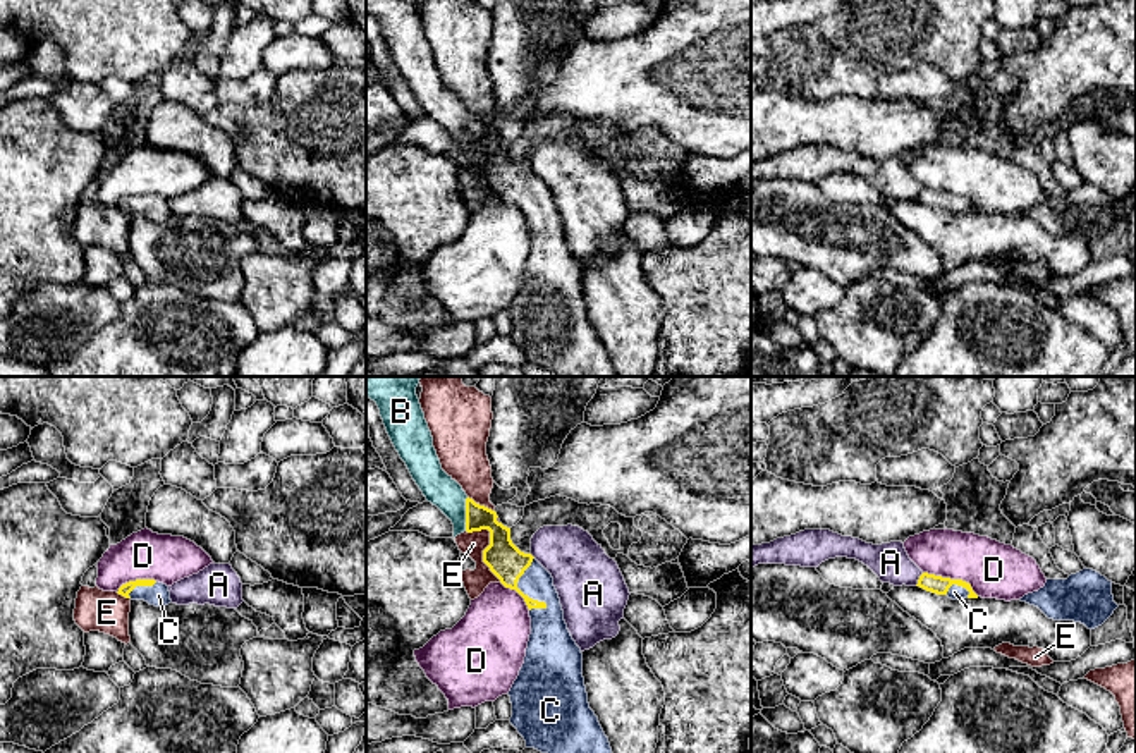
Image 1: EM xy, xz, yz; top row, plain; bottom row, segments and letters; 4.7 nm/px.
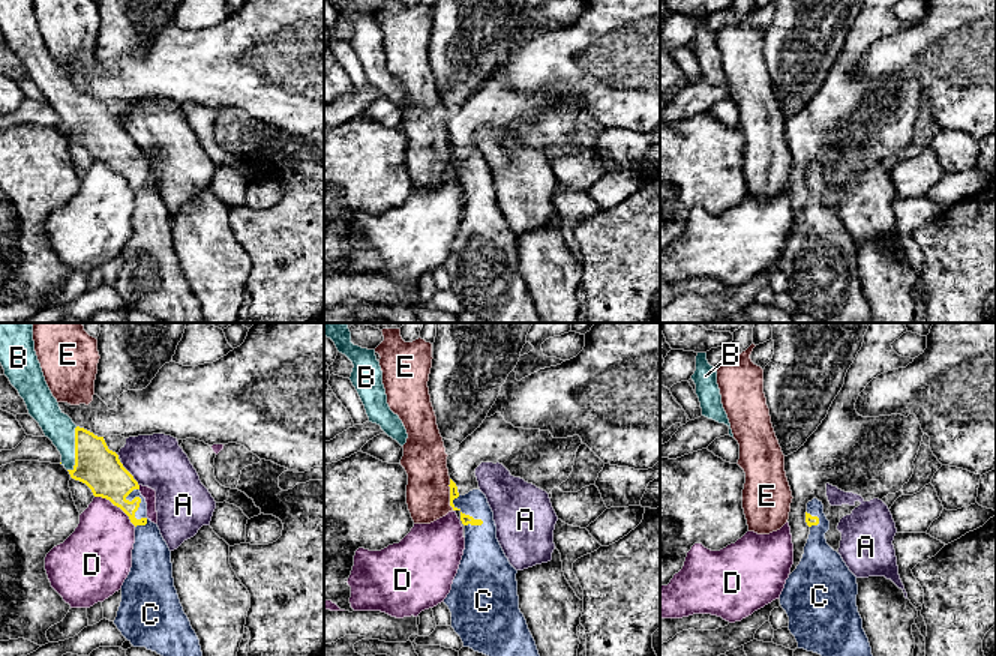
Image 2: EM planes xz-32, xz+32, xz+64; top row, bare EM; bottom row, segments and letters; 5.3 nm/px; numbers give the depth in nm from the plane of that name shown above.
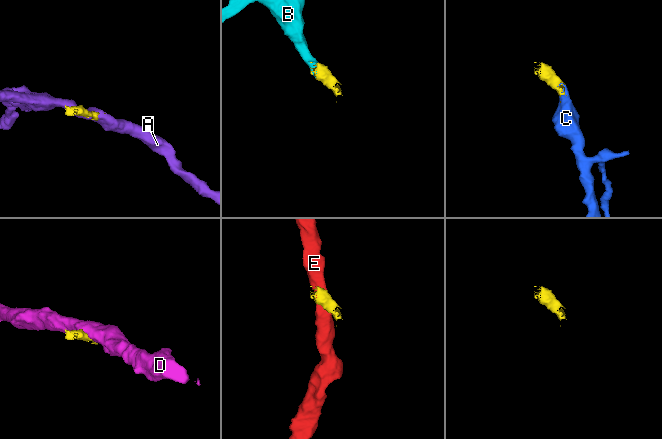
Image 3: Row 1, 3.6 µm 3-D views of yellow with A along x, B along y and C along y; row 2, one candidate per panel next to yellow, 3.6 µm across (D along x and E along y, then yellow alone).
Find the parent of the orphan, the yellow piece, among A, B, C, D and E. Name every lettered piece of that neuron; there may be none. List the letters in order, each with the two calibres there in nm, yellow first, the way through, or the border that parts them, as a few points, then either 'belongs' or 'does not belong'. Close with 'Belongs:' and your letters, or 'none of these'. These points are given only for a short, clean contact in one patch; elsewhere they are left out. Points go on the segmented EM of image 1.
A: 90/180 nm | along yz (923, 573), (915, 585) | does not belong
B: 160/150 nm | across xz (500, 556), (499, 533), (466, 514), (439, 489) | belongs
C: 170/200 nm | across xz (506, 561), (526, 595), (545, 604), (550, 642) | belongs
D: 90/260 nm | does not belong
E: 170/110 nm | along xz (466, 530), (488, 532), (483, 563), (500, 581) | does not belong
Belongs: B, C

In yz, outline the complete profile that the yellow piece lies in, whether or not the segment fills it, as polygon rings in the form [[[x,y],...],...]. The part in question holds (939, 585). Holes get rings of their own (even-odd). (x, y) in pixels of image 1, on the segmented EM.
[[[923,572],[919,576],[916,586],[937,595],[947,595],[952,600],[978,598],[978,595],[973,591],[969,583],[962,579],[950,579],[950,578],[928,574],[928,572]]]

